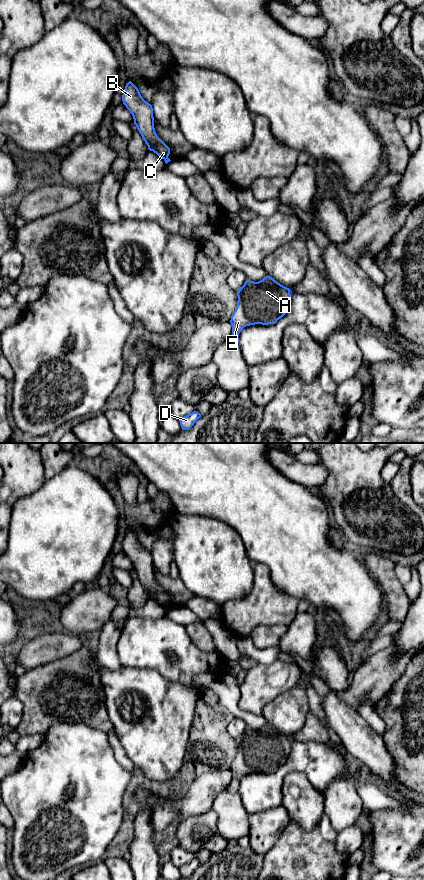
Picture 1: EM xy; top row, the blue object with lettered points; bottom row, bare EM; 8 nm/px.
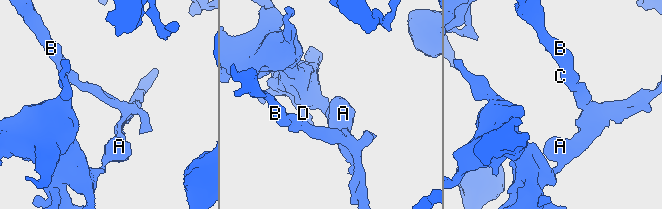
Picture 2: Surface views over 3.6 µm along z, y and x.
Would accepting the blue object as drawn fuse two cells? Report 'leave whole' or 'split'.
leave whole

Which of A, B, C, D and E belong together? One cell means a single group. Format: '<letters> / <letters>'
A B C D E

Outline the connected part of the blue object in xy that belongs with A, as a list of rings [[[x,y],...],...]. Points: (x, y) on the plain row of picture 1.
[[[268,723],[258,730],[246,728],[237,739],[237,755],[230,768],[233,782],[227,790],[238,792],[238,783],[246,774],[276,771],[290,754],[290,739]]]

